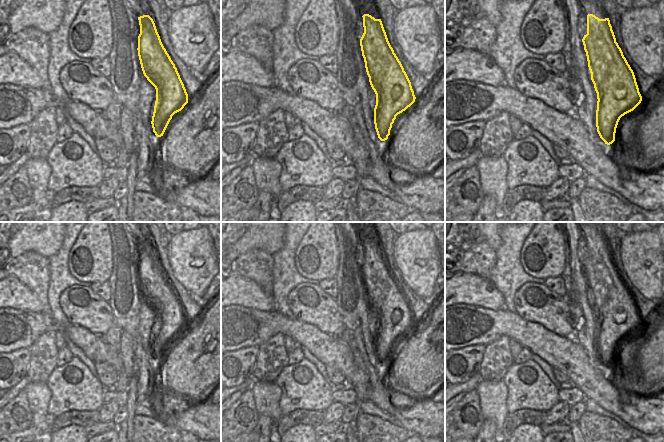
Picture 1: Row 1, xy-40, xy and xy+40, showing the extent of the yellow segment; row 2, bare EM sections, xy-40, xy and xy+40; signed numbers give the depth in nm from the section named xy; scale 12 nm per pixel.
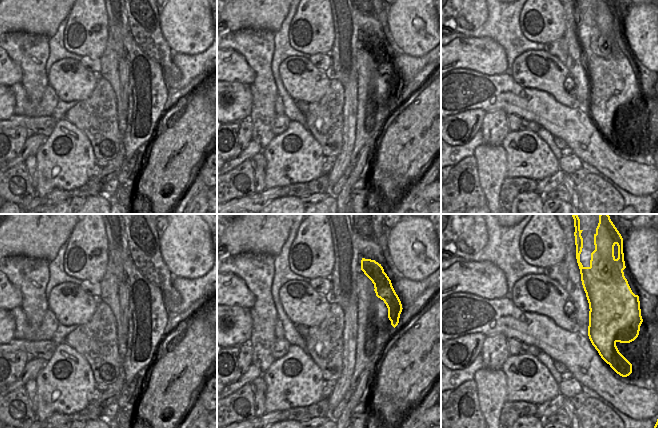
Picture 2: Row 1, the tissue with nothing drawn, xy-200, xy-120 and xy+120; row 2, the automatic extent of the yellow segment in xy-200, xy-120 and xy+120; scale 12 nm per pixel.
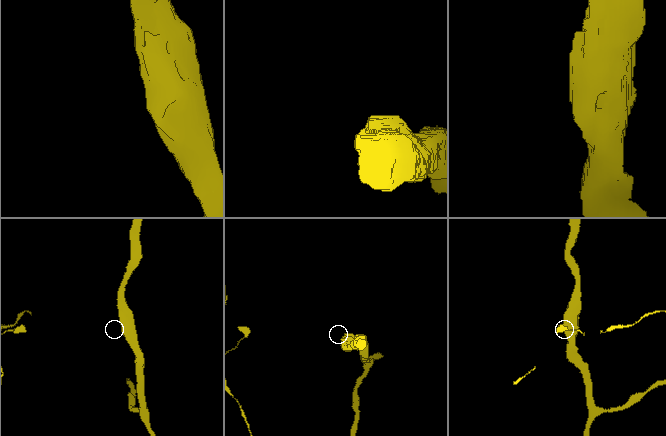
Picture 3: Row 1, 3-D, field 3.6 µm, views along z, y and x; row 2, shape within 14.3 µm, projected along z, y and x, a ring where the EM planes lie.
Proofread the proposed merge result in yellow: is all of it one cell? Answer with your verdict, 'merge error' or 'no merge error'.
no merge error

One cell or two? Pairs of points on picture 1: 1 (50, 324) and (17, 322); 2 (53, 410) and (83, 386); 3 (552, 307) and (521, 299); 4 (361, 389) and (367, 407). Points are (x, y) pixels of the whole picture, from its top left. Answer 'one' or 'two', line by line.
1: one
2: one
3: one
4: two

